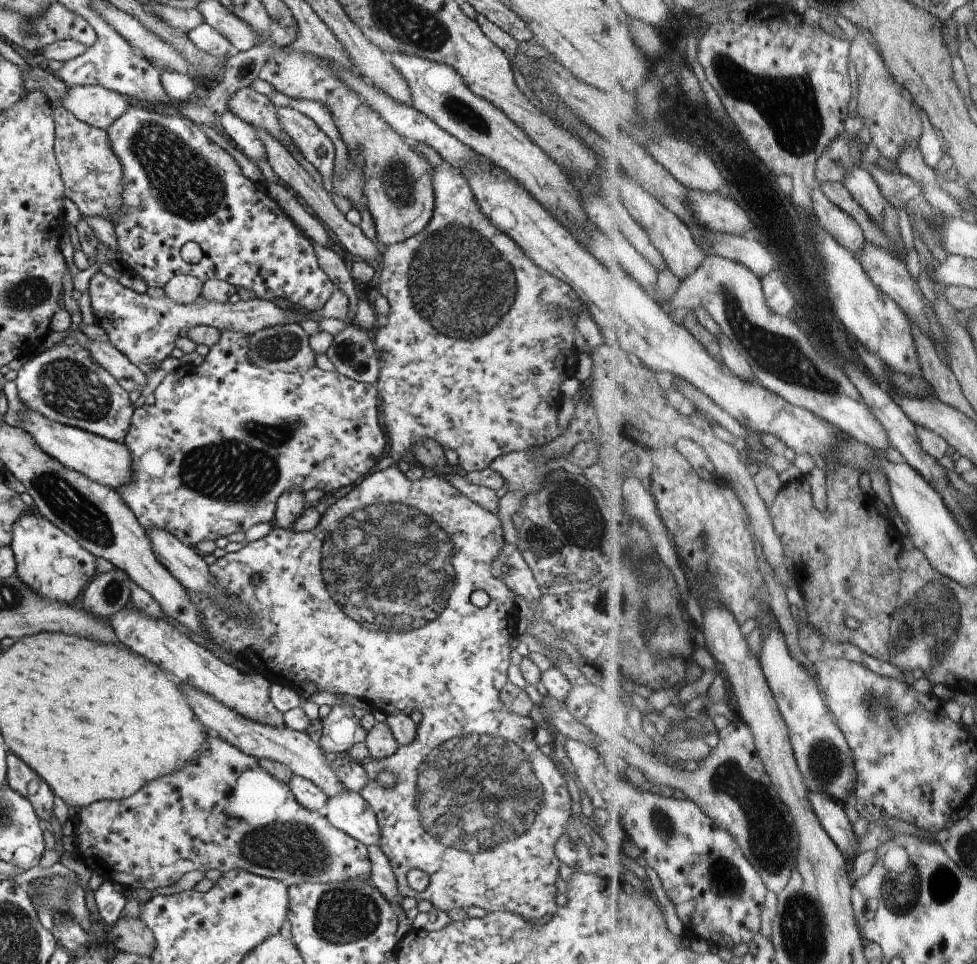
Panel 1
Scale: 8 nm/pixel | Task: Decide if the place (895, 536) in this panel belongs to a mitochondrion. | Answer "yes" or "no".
no

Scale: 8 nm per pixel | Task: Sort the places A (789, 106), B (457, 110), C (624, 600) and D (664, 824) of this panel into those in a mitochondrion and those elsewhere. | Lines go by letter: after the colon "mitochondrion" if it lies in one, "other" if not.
A: mitochondrion
B: mitochondrion
C: mitochondrion
D: mitochondrion

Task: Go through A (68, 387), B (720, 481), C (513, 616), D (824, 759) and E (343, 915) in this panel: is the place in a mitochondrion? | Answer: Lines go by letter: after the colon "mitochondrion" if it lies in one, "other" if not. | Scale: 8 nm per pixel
A: mitochondrion
B: other
C: other
D: mitochondrion
E: mitochondrion

